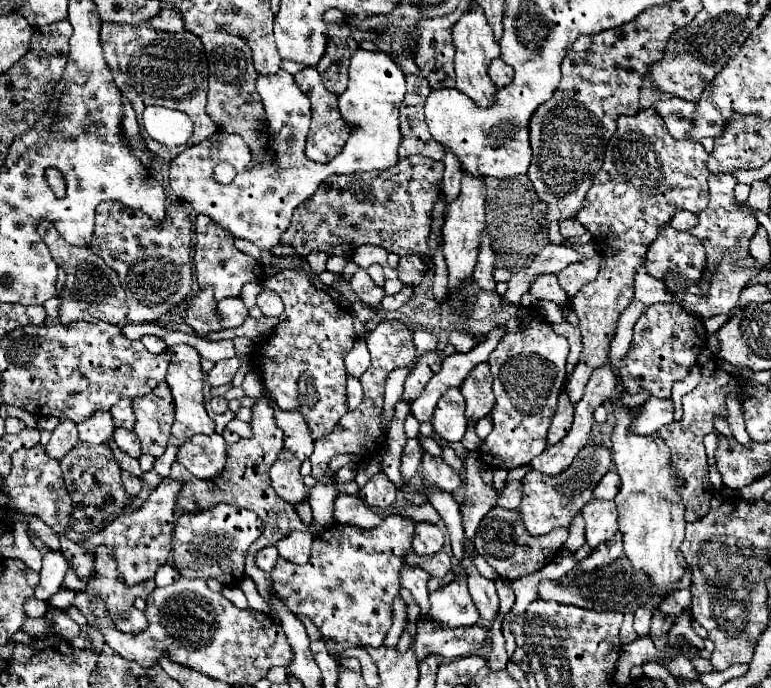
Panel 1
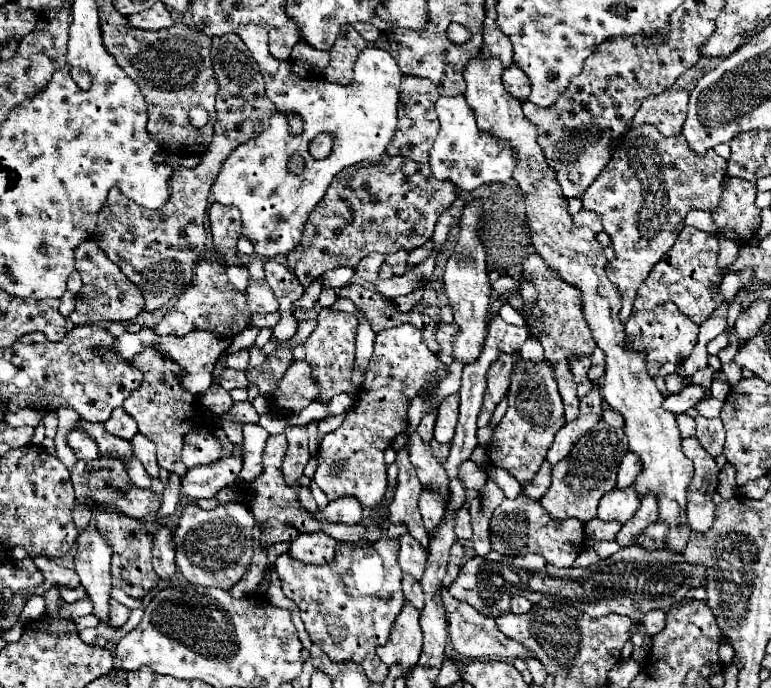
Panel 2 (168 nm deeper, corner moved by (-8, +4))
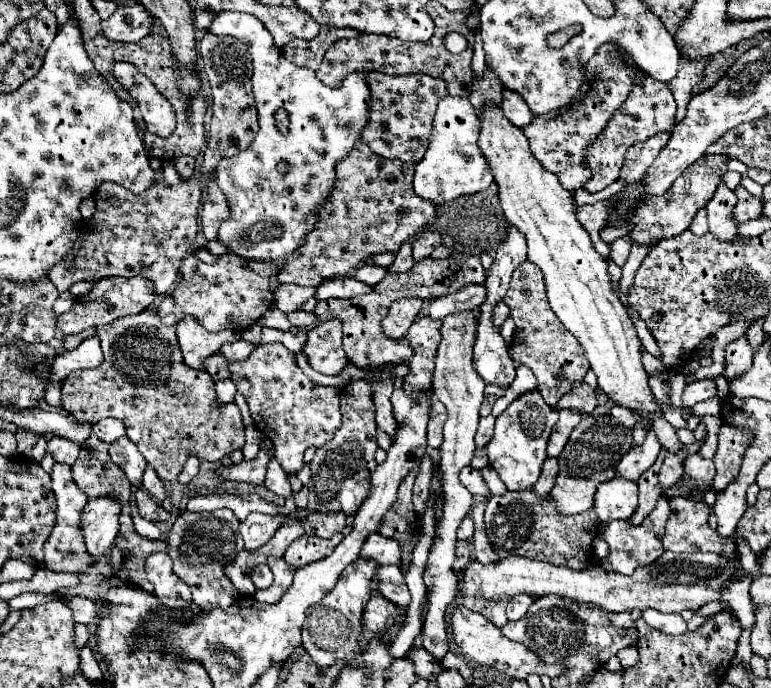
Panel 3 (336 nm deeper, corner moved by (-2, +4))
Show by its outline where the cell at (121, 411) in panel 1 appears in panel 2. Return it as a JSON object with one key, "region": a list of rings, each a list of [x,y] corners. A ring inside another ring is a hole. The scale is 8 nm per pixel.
{"region":[[[118,407],[112,411],[112,417],[104,423],[106,431],[116,435],[116,437],[122,437],[122,439],[132,439],[136,433],[138,433],[138,427],[136,427],[136,421],[128,417],[128,413]]]}

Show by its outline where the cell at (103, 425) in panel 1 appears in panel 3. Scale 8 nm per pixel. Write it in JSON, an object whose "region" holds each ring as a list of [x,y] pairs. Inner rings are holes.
{"region":[[[54,437],[54,439],[50,439],[50,441],[48,441],[46,451],[54,457],[54,461],[56,461],[56,463],[72,465],[72,463],[78,459],[80,445],[78,445],[78,443],[74,443],[74,441],[62,439],[62,437]]]}

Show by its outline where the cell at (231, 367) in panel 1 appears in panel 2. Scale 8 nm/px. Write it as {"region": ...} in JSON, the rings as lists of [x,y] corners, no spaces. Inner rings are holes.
{"region":[[[240,349],[238,353],[232,353],[226,357],[226,367],[228,369],[236,369],[236,371],[244,371],[248,367],[248,349]]]}

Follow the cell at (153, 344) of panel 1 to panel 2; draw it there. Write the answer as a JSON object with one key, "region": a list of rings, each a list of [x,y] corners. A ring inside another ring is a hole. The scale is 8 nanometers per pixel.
{"region":[[[204,259],[196,265],[192,285],[182,295],[178,309],[166,313],[166,327],[156,327],[158,335],[188,335],[190,331],[210,331],[232,339],[244,327],[250,325],[252,313],[274,313],[278,311],[278,299],[268,283],[250,283],[246,293],[238,293],[228,281],[226,267],[218,259]]]}

